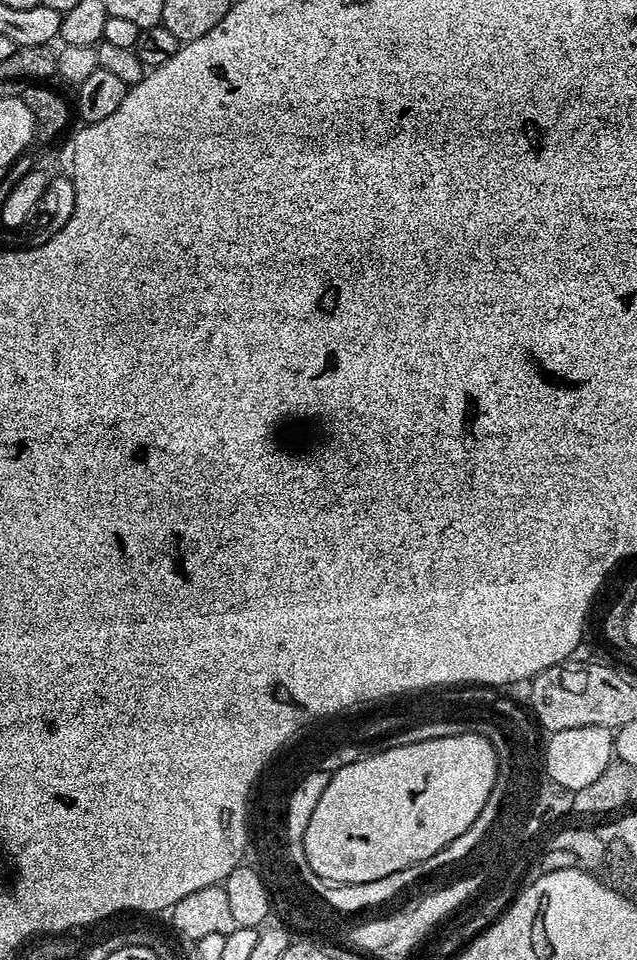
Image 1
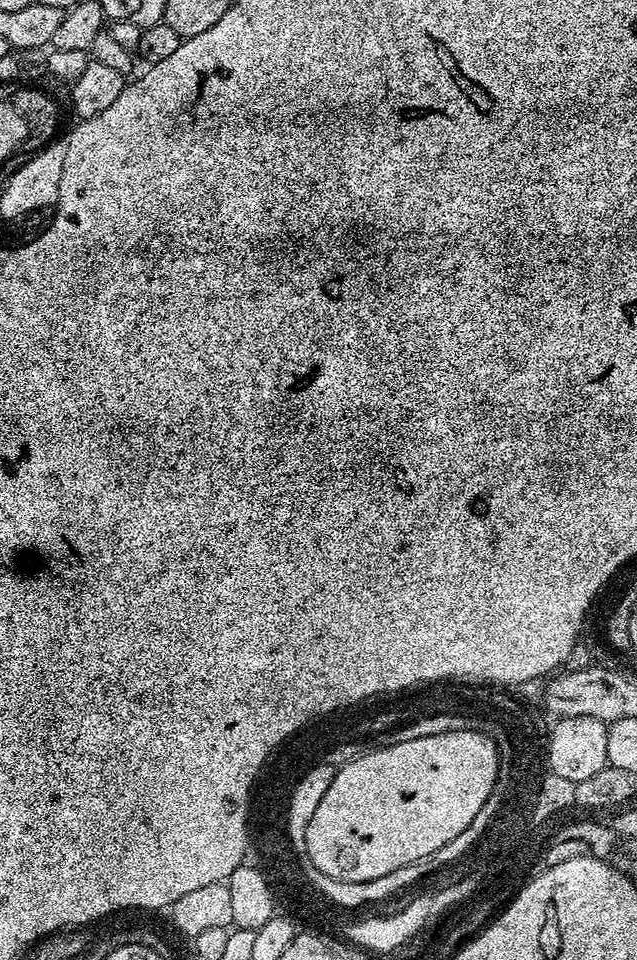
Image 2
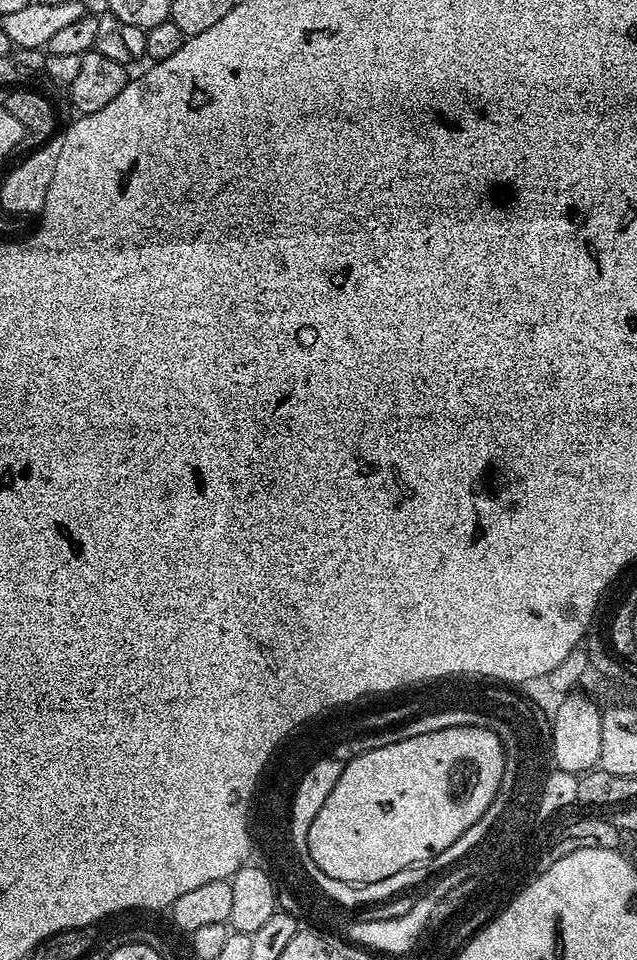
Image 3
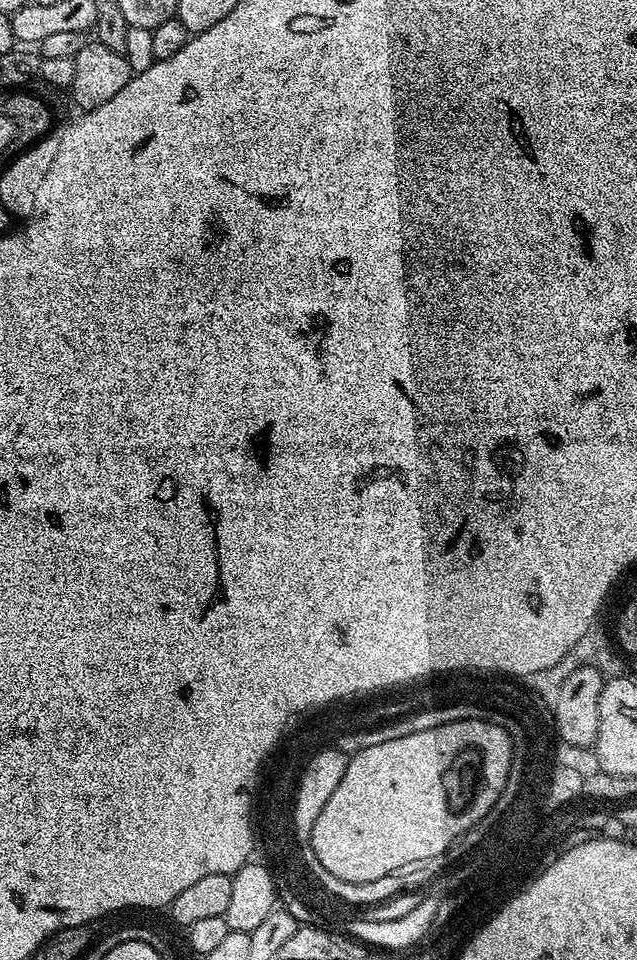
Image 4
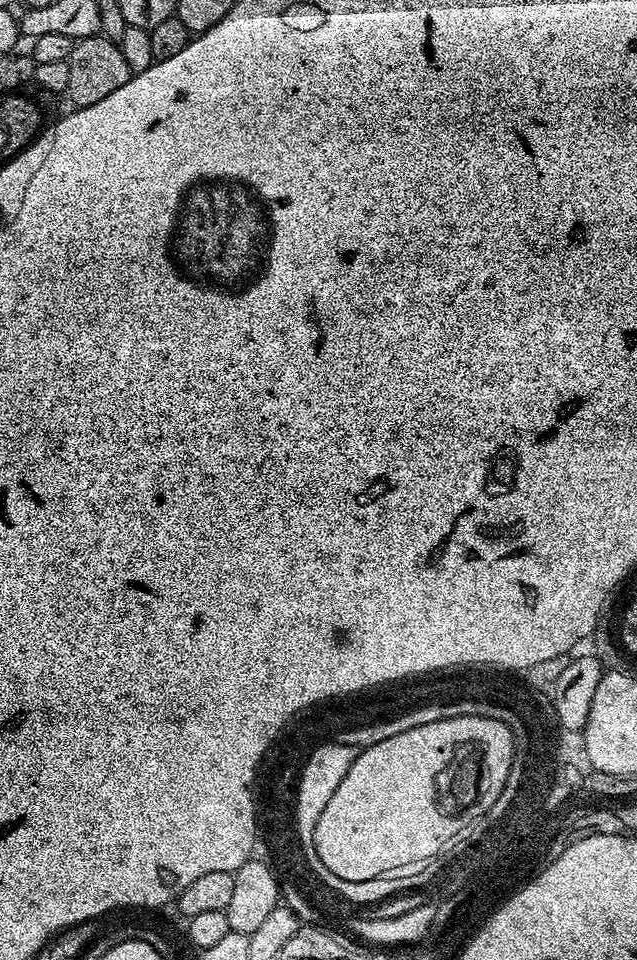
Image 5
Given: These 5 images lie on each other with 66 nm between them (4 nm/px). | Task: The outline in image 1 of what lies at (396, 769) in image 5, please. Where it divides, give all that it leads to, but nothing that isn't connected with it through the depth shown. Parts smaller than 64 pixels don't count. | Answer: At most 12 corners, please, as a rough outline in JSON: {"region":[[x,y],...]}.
{"region":[[478,733],[333,773],[306,860],[378,882],[454,842],[490,798]]}

